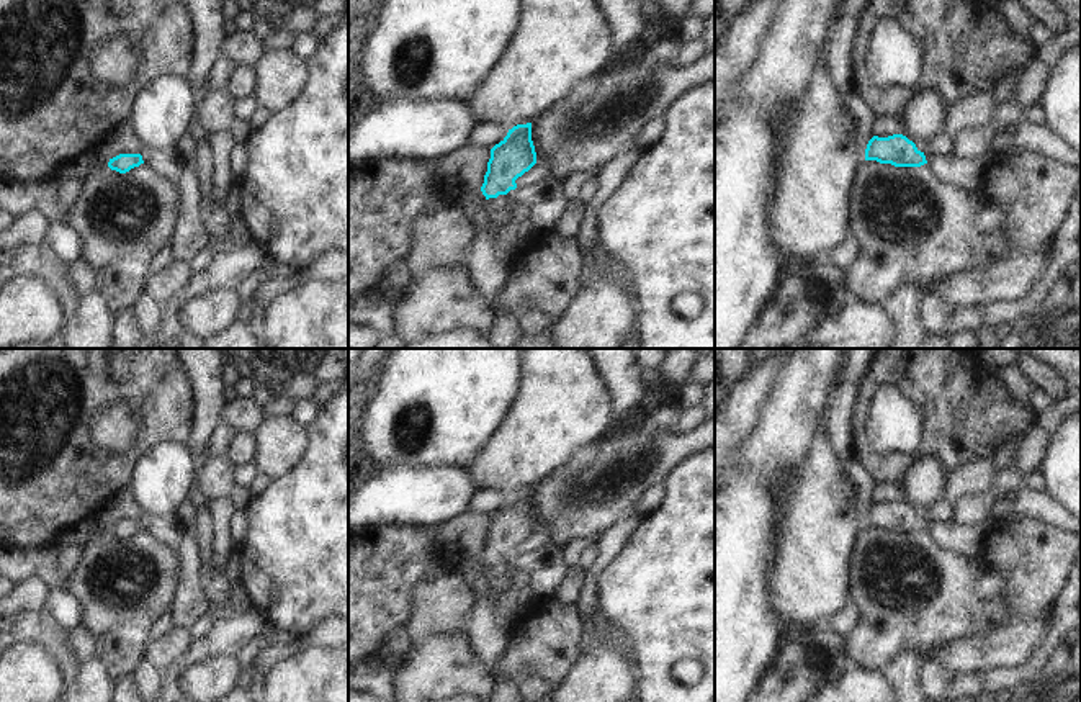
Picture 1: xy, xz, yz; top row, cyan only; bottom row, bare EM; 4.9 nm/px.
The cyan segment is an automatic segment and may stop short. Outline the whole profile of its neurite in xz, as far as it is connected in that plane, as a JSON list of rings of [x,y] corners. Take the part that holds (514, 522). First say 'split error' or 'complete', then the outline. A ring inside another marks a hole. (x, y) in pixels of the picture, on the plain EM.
split error | [[[532,489],[517,491],[507,502],[491,515],[487,538],[481,553],[489,568],[489,587],[496,594],[510,589],[505,578],[509,573],[507,560],[517,555],[515,547],[536,530],[536,519],[532,507]]]

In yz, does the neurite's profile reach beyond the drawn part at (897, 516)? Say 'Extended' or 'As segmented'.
As segmented

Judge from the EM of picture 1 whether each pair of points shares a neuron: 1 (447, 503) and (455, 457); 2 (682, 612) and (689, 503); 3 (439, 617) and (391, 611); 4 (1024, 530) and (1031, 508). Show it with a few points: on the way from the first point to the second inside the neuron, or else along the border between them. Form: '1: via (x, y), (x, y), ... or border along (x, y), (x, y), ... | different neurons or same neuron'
1: border along (414, 467), (462, 468) | different neurons
2: via (686, 584), (689, 581), (689, 530) | same neuron
3: border along (421, 578), (412, 589), (409, 619), (386, 642) | different neurons
4: border along (1011, 517), (1034, 517), (1063, 530) | different neurons

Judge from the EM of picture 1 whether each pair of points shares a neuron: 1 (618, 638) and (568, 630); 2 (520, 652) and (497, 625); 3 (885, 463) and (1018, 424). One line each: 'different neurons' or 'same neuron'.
1: different neurons
2: different neurons
3: same neuron

